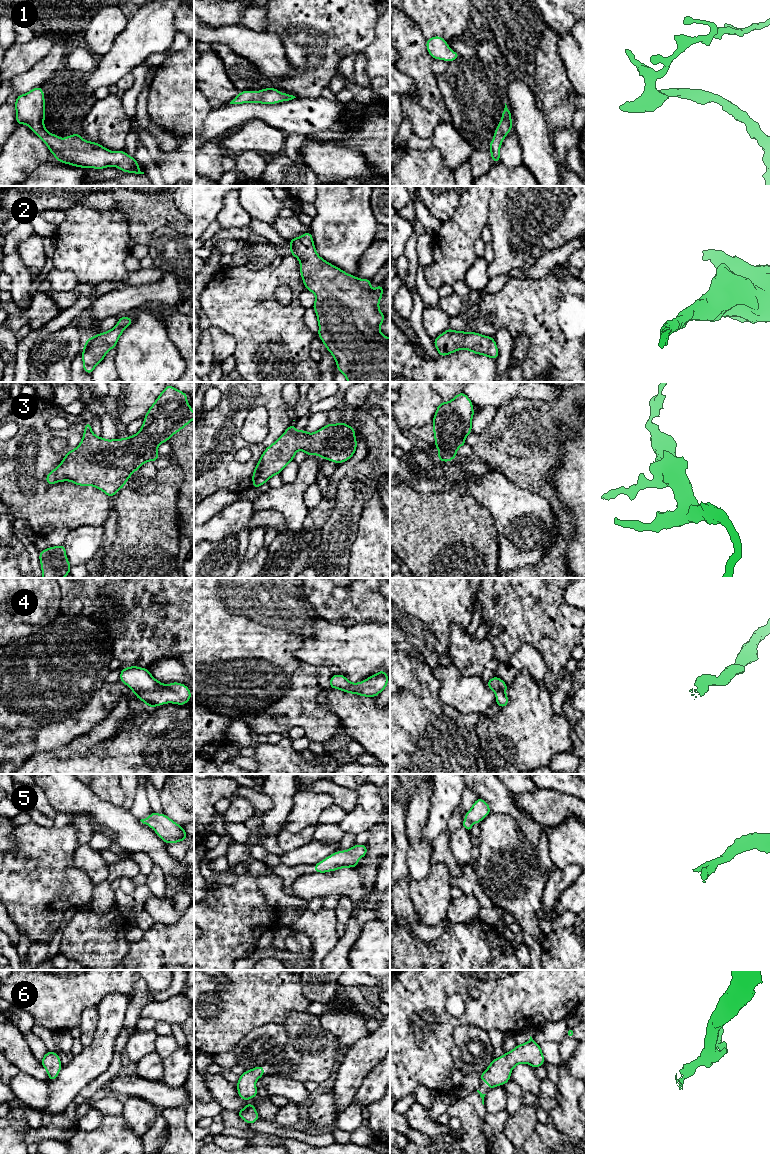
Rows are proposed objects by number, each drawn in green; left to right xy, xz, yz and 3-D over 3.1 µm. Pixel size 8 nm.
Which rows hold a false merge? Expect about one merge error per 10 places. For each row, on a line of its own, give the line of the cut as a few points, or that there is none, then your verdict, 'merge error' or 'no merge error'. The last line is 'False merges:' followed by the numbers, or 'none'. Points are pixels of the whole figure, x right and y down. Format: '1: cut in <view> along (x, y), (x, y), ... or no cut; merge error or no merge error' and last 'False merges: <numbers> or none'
1: no cut; no merge error
2: no cut; no merge error
3: no cut; no merge error
4: no cut; no merge error
5: no cut; no merge error
6: no cut; no merge error
False merges: none

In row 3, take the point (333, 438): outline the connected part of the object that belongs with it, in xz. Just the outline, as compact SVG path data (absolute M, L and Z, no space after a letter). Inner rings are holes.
M345 422L337 424L327 424L314 433L308 433L305 429L297 431L295 424L291 424L286 431L261 455L254 469L252 482L254 488L269 481L269 479L281 473L287 464L294 460L297 451L303 450L306 455L318 455L321 459L327 459L334 463L343 463L349 460L355 453L357 440L355 438L355 429Z

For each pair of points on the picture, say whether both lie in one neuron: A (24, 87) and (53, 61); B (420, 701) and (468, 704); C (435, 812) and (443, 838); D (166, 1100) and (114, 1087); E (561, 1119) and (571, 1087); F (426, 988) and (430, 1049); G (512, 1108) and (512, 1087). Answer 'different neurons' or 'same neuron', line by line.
A: same neuron
B: different neurons
C: different neurons
D: same neuron
E: same neuron
F: same neuron
G: same neuron

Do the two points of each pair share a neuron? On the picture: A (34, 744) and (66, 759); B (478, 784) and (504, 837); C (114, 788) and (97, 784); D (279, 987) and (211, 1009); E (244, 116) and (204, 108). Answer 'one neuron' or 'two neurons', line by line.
A: two neurons
B: two neurons
C: one neuron
D: one neuron
E: two neurons

